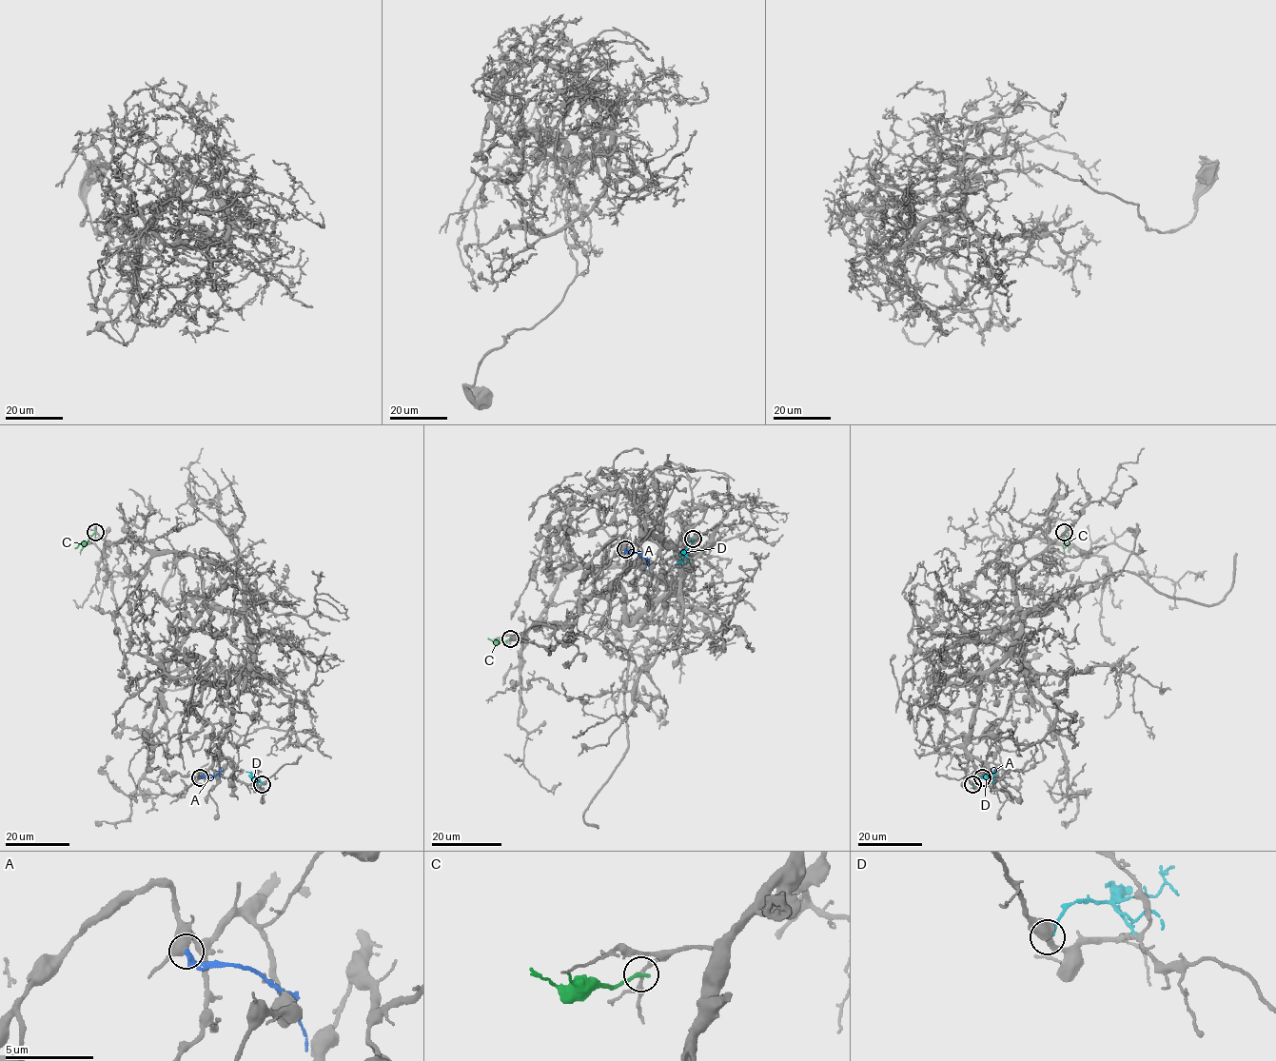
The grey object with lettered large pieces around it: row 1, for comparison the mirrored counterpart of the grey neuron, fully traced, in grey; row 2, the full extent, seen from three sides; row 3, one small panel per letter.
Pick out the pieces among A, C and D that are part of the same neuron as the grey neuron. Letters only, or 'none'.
none

